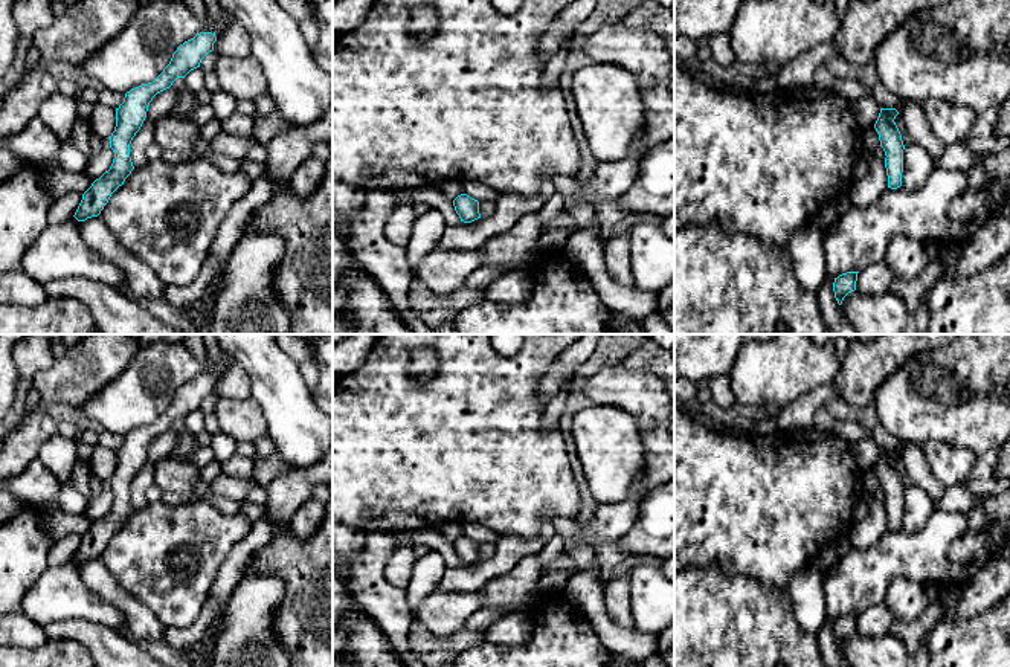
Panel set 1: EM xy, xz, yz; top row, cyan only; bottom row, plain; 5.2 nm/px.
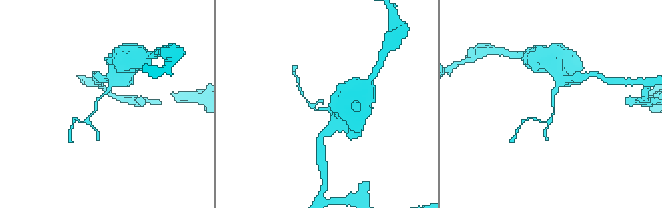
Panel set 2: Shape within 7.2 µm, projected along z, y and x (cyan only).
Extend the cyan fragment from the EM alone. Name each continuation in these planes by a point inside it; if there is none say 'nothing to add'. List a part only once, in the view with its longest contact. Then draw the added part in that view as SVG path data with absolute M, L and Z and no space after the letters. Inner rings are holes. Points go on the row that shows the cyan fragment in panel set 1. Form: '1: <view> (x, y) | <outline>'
nothing to add

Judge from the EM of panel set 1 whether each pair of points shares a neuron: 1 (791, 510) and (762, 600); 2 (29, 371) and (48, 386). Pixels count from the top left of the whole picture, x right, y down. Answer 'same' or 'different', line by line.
1: different
2: different

